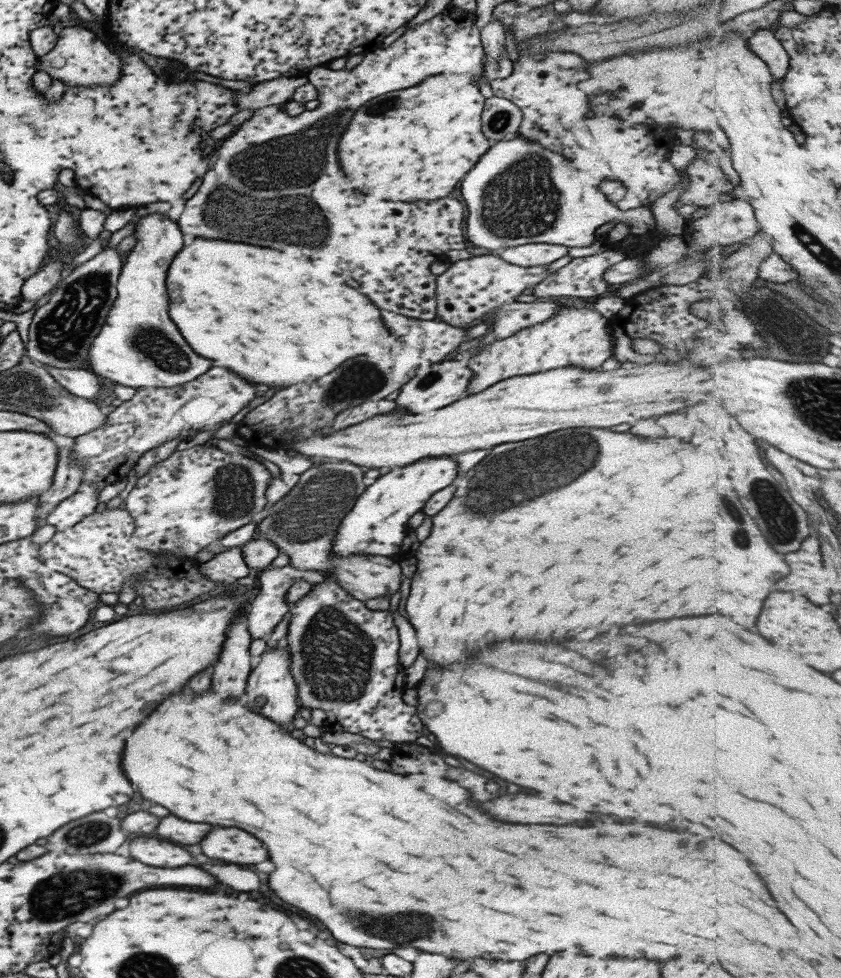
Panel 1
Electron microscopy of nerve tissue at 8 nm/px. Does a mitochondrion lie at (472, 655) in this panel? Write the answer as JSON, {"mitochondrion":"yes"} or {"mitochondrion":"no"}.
{"mitochondrion":"no"}

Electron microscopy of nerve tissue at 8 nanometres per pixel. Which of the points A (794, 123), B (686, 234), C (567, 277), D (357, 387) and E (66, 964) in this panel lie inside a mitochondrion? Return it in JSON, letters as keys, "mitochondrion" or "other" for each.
{"A":"other","B":"other","C":"other","D":"mitochondrion","E":"other"}

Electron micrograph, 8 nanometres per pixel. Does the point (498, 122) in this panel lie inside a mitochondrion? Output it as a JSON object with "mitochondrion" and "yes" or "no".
{"mitochondrion":"yes"}

